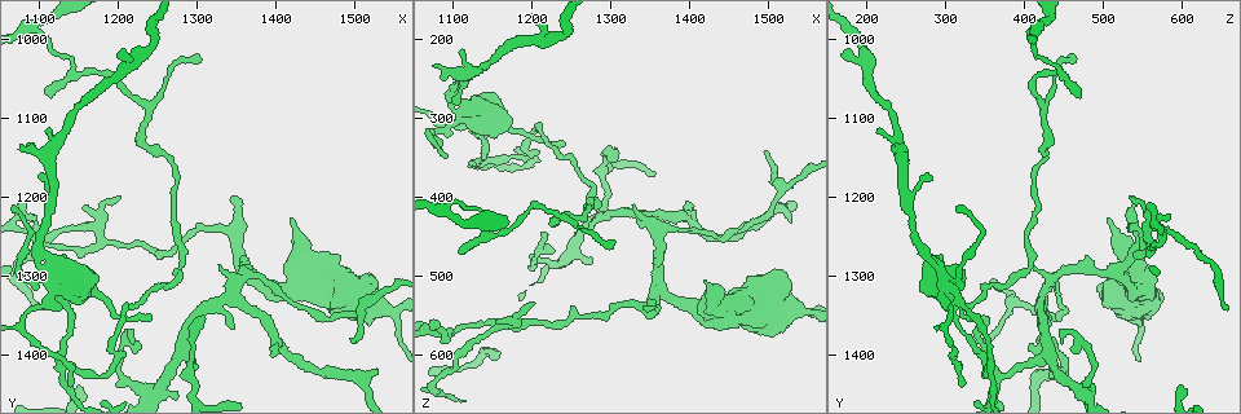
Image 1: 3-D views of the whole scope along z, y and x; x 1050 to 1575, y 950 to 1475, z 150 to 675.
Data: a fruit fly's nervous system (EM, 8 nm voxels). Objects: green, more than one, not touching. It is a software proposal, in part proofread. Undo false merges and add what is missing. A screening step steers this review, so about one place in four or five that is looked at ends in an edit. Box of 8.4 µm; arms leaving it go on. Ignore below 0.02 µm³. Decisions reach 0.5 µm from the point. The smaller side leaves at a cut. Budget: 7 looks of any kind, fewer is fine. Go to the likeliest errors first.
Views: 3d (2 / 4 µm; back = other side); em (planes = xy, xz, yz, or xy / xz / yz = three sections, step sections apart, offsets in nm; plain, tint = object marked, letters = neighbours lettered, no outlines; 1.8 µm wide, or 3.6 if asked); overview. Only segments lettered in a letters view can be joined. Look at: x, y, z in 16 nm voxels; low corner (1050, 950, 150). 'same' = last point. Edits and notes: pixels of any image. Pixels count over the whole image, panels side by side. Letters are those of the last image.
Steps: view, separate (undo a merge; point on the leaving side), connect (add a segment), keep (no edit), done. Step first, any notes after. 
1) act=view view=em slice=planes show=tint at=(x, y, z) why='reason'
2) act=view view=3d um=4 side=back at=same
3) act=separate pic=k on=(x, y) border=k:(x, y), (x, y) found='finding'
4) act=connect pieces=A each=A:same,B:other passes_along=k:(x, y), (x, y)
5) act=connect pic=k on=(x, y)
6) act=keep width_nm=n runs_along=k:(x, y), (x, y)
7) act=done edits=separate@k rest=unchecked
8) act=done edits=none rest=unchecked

act=view view=3d um=2 at=(1345, 1320, 420) why='thick turns thin'

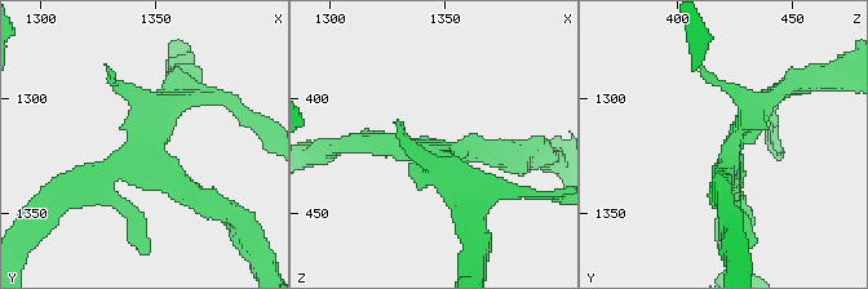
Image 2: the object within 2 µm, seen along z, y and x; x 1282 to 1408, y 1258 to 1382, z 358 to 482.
act=view view=em slice=planes show=plain at=(1345, 1322, 425)

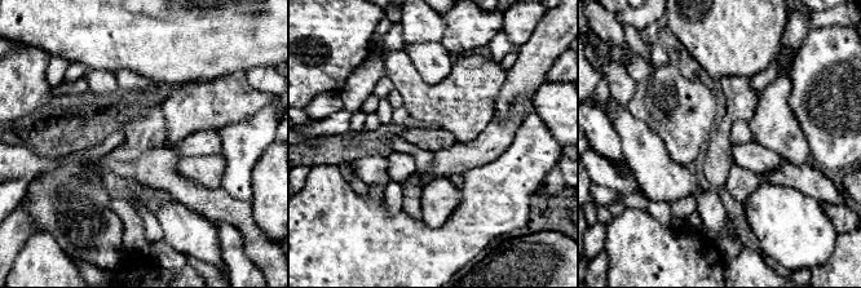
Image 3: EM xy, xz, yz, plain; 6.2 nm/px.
act=view view=em slice=planes show=letters at=same

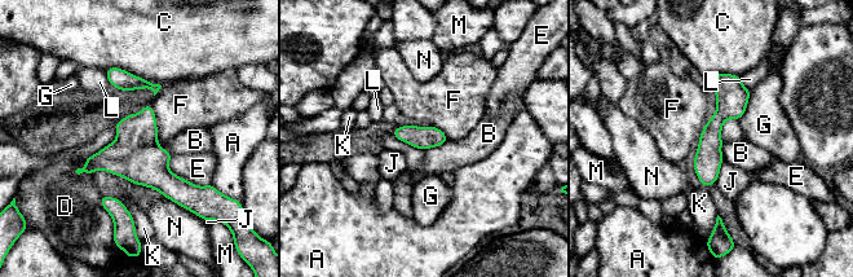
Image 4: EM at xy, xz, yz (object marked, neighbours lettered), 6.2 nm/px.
act=keep each=A:other,B:other,C:other,D:other,E:other,F:other,G:other,J:other,K:other,L:other,M:other,N:other border=4:(447, 140), (425, 150) found='one neuron here'

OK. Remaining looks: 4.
act=view view=em um=3.6 slice=planes show=tint at=(1125, 1315, 295) why='arms run side by side'

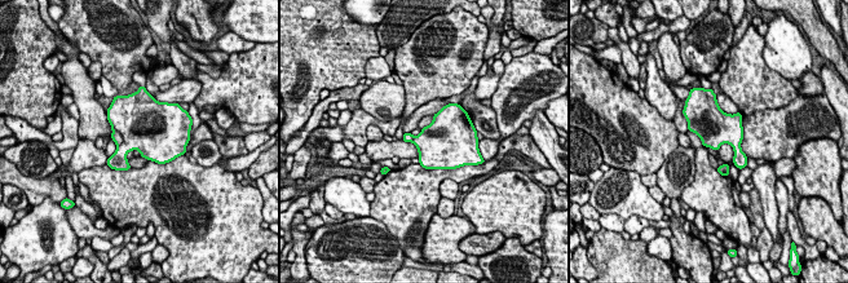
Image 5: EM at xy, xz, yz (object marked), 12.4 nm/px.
act=view view=em um=3.6 slice=planes show=letters at=same why='what lies round it'

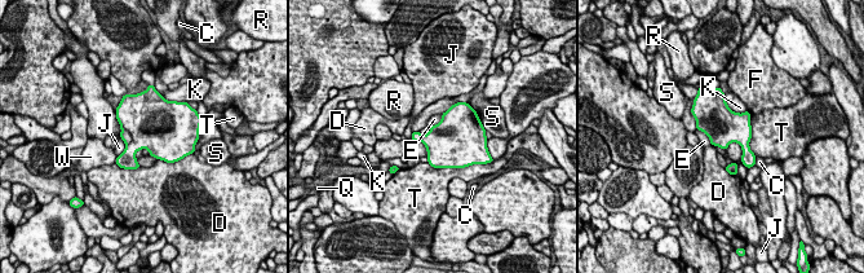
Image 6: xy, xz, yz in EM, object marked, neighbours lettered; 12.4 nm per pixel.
act=keep each=C:other,D:other,E:other,F:other,J:other,K:other,Q:other,R:other,S:other,T:other,W:other found='continuous, no second neuron'

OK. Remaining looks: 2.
act=view view=em slice=xy step=8 show=tint at=(1185, 1260, 555) why='two arms in line, one across'

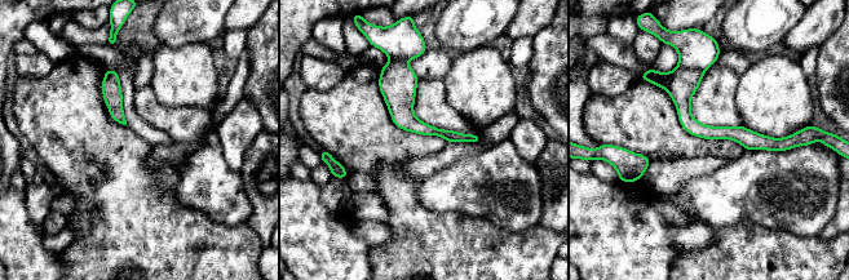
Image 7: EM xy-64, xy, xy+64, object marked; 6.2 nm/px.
act=view view=em slice=planes show=letters at=same

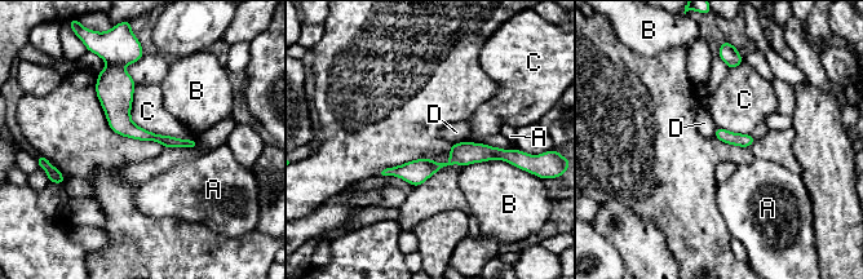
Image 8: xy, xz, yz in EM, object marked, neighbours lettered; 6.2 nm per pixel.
act=separate pic=8 on=(119, 47) each=A:other,B:other,C:other,D:other border=8:(111, 65), (118, 69) found='two neurons meet here'

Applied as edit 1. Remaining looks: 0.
act=done edits=separate@8 rest=unchecked

